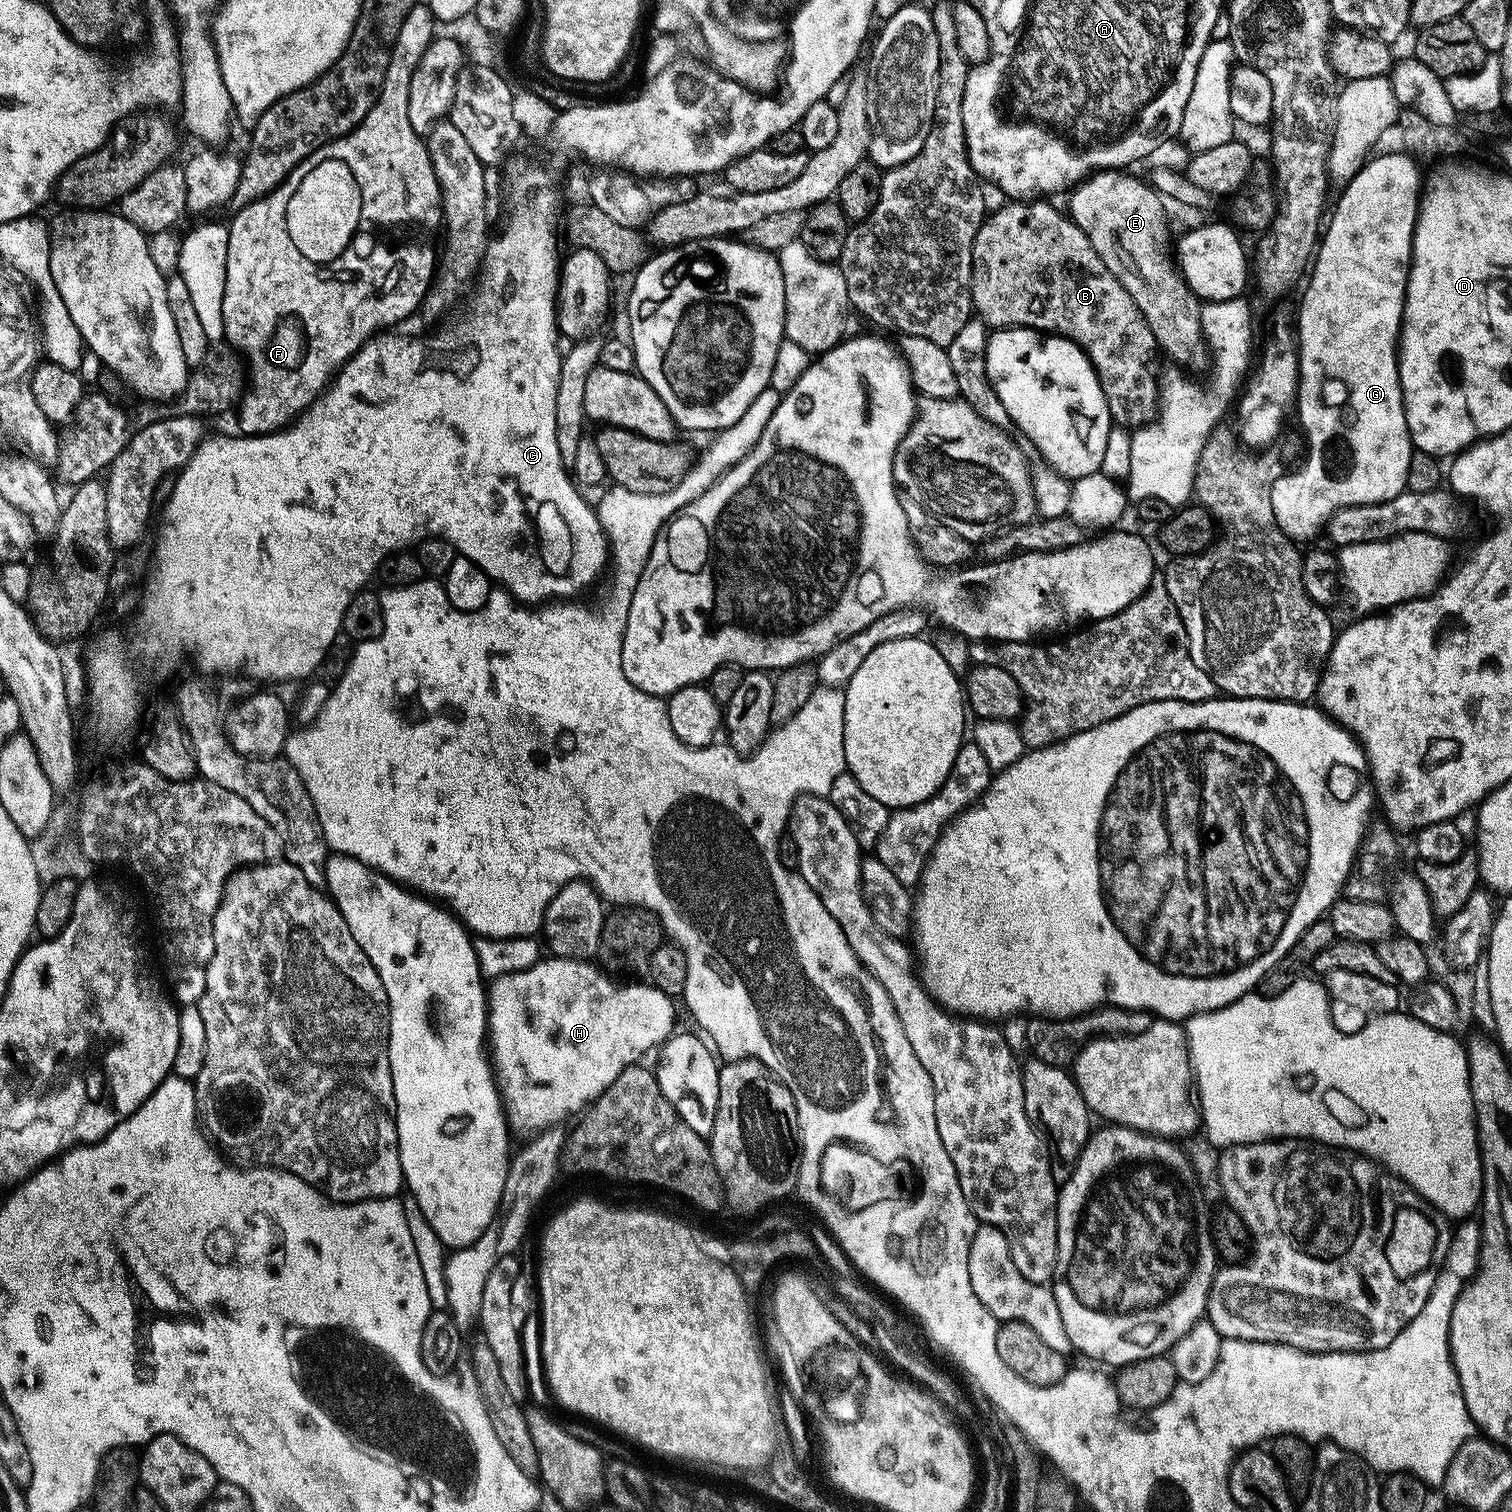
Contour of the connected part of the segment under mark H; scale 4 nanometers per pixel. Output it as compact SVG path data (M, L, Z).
M541 962L530 966L524 972L515 972L509 976L493 979L486 992L486 1032L490 1037L490 1063L494 1069L494 1079L504 1106L504 1115L513 1133L539 1134L552 1123L562 1123L566 1118L575 1117L589 1102L598 1099L608 1089L610 1082L618 1078L621 1068L629 1068L632 1064L643 1061L644 1052L650 1051L652 1044L653 1048L663 1044L673 1035L677 1027L675 1026L676 1008L672 1005L675 1003L670 1002L669 997L660 993L658 989L651 986L619 988L614 981L604 980L605 973L596 972L597 965L592 962L552 963L556 964Z

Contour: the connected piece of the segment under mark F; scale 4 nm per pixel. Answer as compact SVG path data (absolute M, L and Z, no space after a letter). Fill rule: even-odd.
M417 2L406 14L398 31L396 44L393 46L390 66L386 66L386 82L382 82L382 90L370 106L366 118L353 132L347 136L339 136L336 140L323 144L314 154L307 156L297 168L282 181L269 196L255 200L253 204L239 209L235 213L228 230L228 295L226 297L226 340L235 351L242 354L246 361L246 372L250 377L250 387L245 391L238 404L240 412L239 431L246 436L264 436L268 432L278 432L281 428L291 425L296 417L313 404L317 396L329 387L334 373L343 368L365 340L377 335L381 330L388 330L391 324L404 320L415 313L423 302L423 296L432 284L433 275L437 270L438 252L432 249L432 239L438 236L441 227L441 207L438 180L434 176L430 156L425 141L410 126L407 103L410 96L410 78L414 78L414 69L426 46L434 38L434 19L432 12L424 2Z

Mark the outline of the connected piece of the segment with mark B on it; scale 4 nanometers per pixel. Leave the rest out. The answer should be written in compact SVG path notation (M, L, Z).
M1036 198L1031 202L1004 203L1008 204L1002 205L993 216L991 213L984 223L980 225L978 234L974 238L974 246L972 247L972 306L975 315L985 326L992 330L997 328L1032 328L1036 332L1043 332L1053 336L1065 336L1067 340L1074 342L1088 355L1094 370L1098 374L1098 382L1102 386L1102 394L1106 398L1106 406L1110 410L1113 421L1119 427L1129 430L1143 428L1144 425L1156 418L1160 403L1161 381L1156 380L1156 352L1158 353L1158 345L1150 326L1146 322L1146 318L1142 314L1142 310L1138 310L1138 306L1134 302L1134 298L1130 298L1126 286L1122 286L1122 282L1118 282L1118 278L1114 278L1114 274L1110 274L1110 270L1106 270L1106 262L1102 262L1102 258L1098 258L1098 250L1094 250L1094 246L1090 246L1090 238L1086 238L1083 230L1061 209L1060 213L1054 205L1048 204L1052 202L1044 198Z

